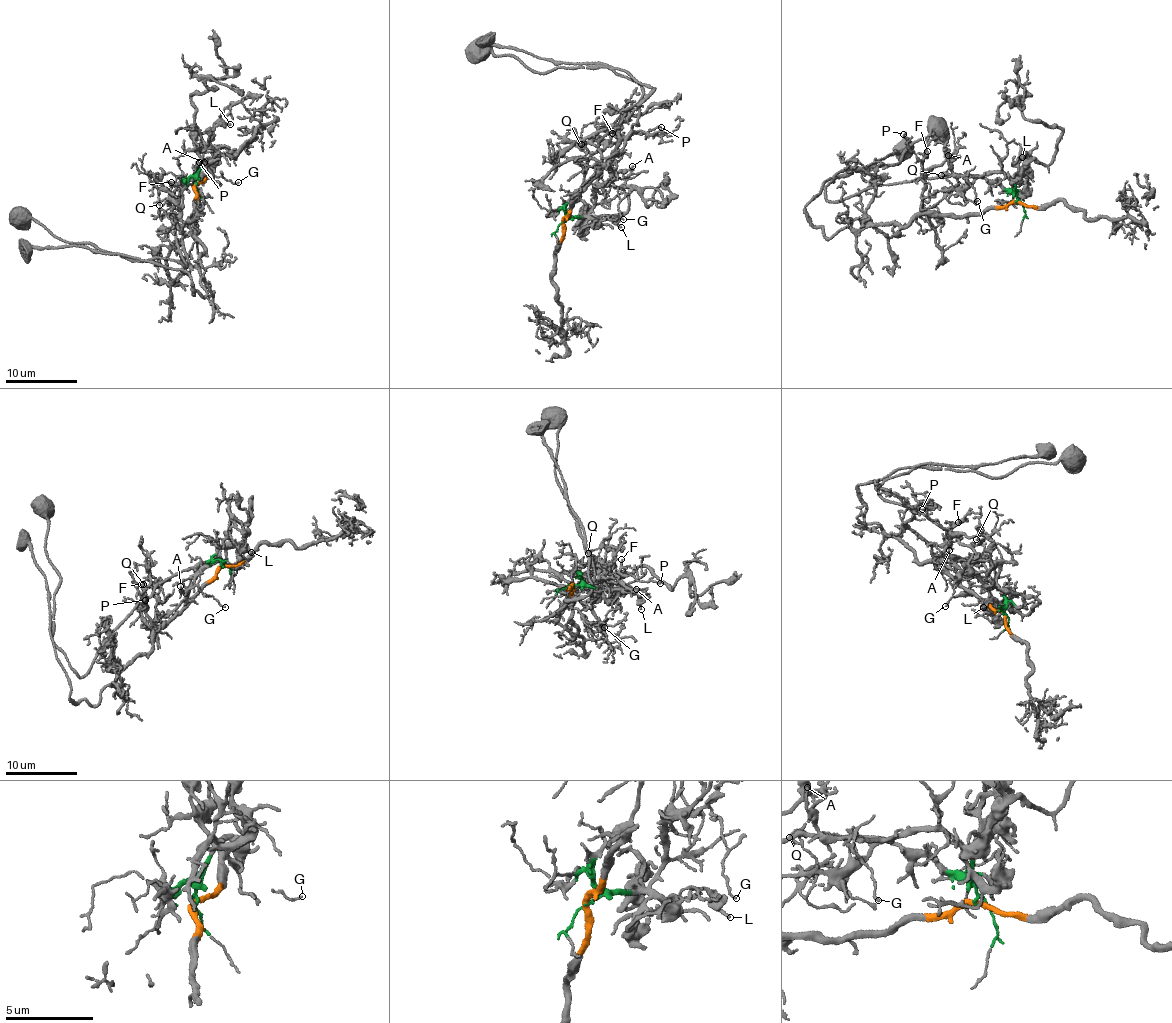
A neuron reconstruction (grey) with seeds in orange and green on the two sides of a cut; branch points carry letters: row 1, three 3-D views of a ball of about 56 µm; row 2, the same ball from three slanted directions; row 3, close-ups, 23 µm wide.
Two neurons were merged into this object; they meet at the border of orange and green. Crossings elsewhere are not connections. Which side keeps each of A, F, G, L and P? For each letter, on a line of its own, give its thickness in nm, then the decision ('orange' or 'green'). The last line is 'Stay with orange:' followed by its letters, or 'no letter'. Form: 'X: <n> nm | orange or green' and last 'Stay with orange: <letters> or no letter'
A: 130 nm | green
F: 120 nm | orange
G: 110 nm | green
L: 150 nm | green
P: 140 nm | orange
Stay with orange: F, P

